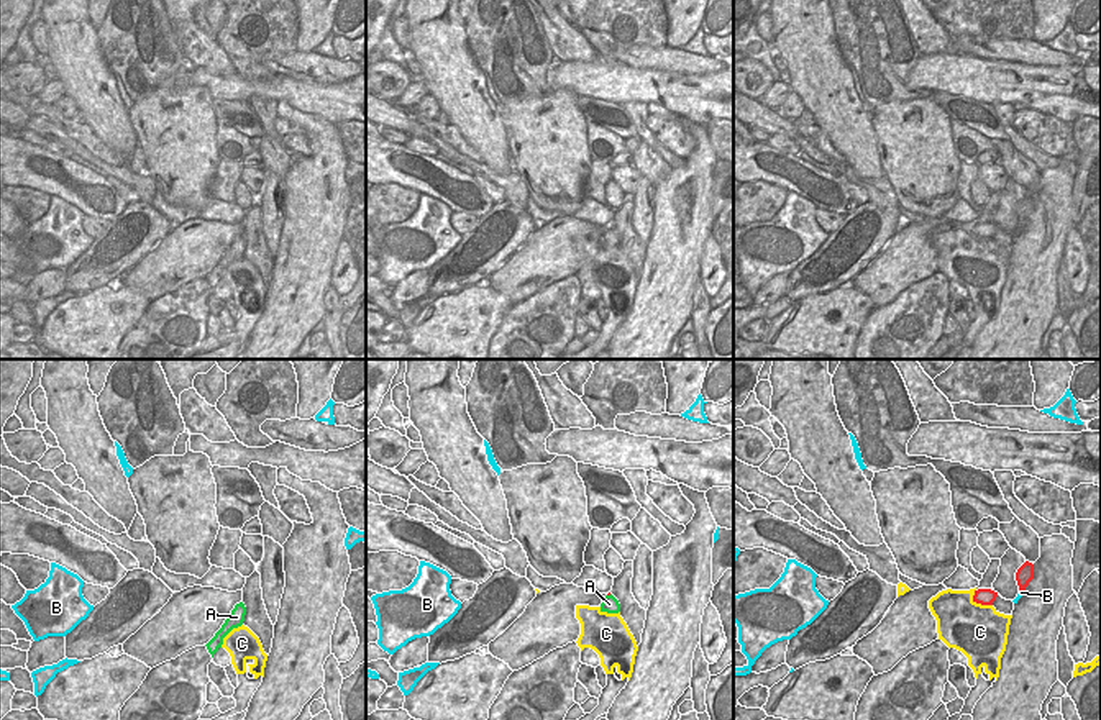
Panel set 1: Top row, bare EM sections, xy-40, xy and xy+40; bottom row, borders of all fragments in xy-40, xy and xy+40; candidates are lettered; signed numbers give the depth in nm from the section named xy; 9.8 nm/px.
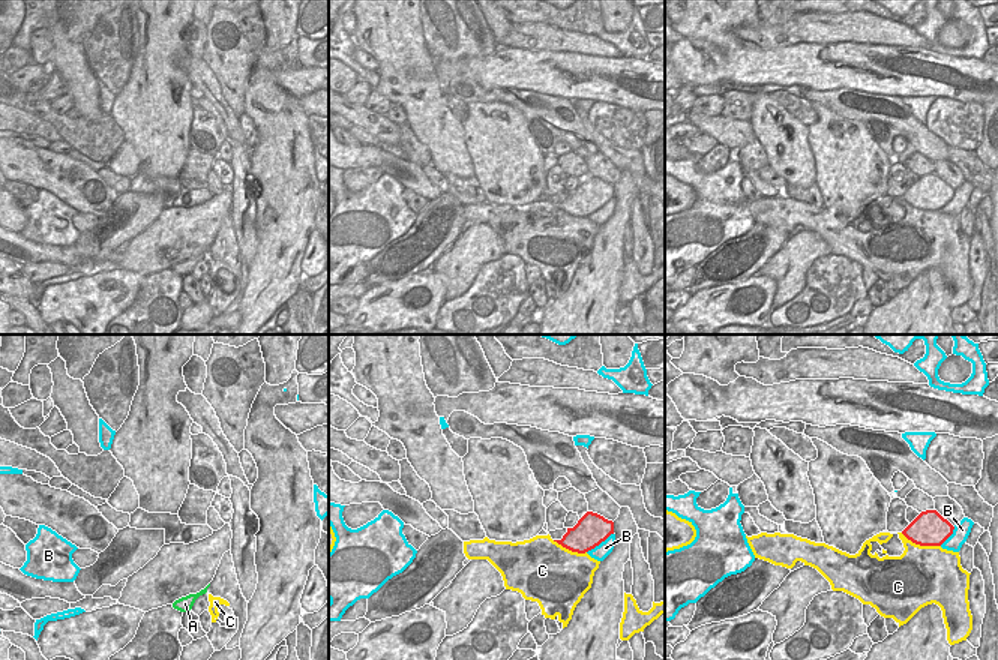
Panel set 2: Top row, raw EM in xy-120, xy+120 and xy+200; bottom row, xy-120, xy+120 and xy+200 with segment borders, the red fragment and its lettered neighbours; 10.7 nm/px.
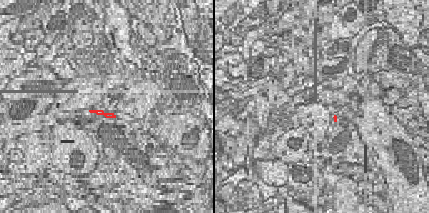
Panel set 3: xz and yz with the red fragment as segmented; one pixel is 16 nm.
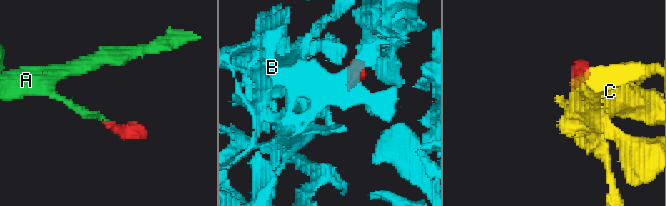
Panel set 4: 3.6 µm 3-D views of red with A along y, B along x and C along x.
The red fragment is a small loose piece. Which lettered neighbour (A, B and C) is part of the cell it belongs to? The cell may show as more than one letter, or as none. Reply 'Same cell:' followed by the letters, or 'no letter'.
Same cell: A

